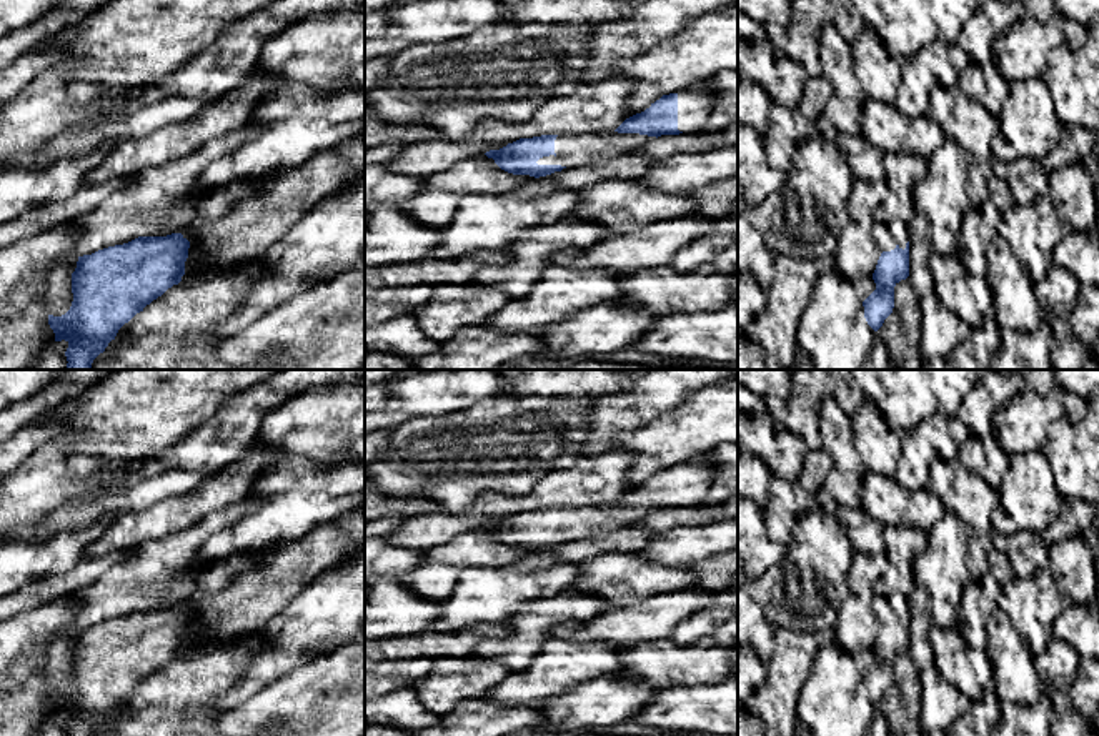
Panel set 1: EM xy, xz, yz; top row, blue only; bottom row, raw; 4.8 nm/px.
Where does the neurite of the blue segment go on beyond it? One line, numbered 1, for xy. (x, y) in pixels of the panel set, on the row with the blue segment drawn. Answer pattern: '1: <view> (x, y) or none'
1: none

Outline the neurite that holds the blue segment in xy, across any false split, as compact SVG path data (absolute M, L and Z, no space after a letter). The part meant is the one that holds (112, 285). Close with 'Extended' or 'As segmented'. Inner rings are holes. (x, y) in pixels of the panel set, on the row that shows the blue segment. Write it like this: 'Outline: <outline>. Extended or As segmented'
Outline: M182 233L138 236L78 256L73 301L62 316L48 315L55 341L65 340L67 370L90 370L118 330L147 305L178 285L190 241Z. As segmented

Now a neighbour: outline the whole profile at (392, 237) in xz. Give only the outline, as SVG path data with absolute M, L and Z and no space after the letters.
M400 203L365 210L365 268L421 261L438 246L441 228L426 226L400 208Z

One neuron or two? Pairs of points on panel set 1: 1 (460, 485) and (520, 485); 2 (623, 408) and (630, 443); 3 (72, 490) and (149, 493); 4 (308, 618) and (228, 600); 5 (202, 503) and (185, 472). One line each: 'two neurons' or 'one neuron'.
1: one neuron
2: two neurons
3: two neurons
4: two neurons
5: two neurons

